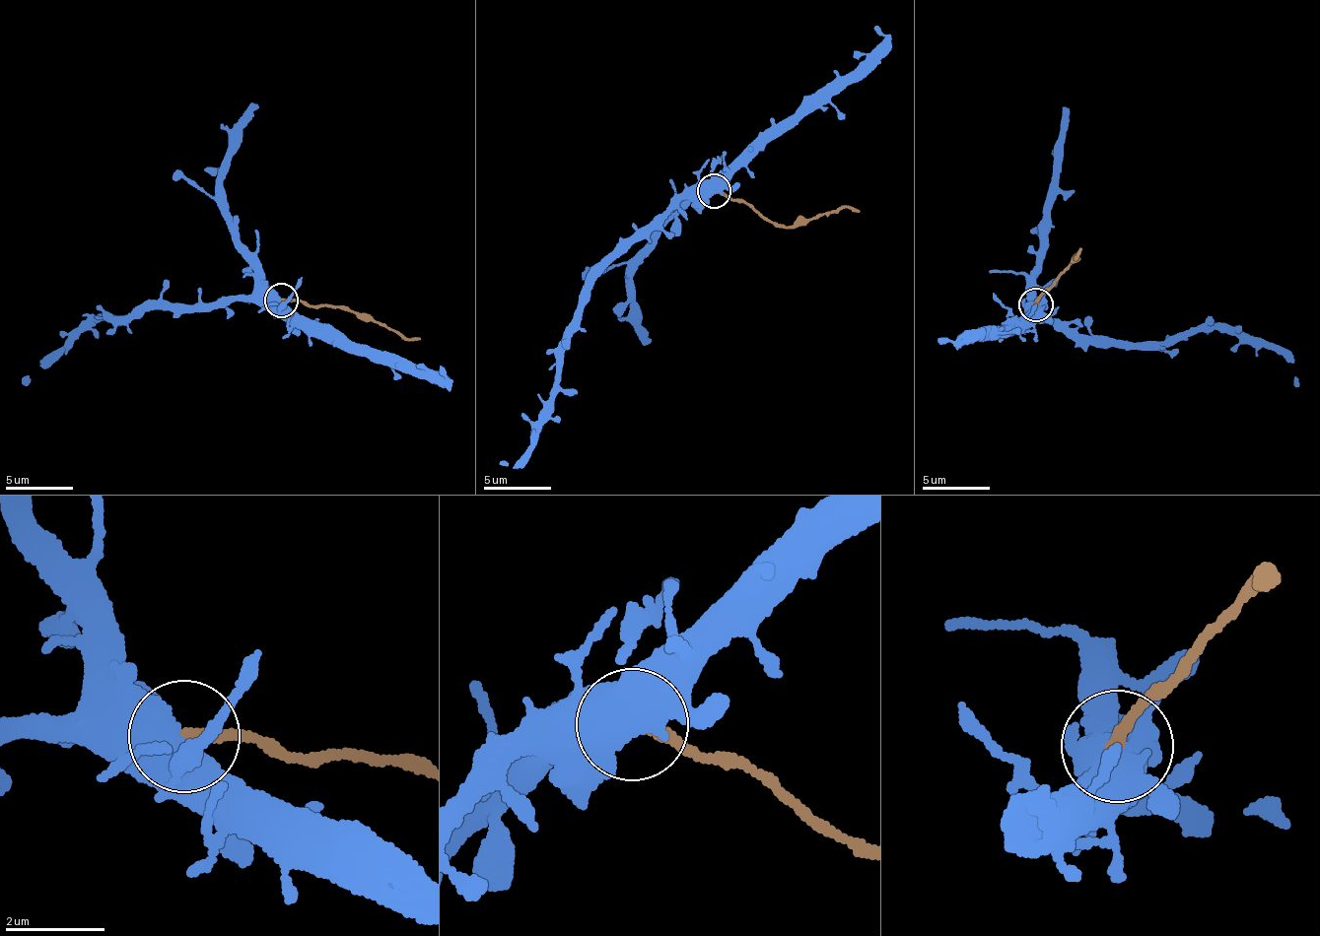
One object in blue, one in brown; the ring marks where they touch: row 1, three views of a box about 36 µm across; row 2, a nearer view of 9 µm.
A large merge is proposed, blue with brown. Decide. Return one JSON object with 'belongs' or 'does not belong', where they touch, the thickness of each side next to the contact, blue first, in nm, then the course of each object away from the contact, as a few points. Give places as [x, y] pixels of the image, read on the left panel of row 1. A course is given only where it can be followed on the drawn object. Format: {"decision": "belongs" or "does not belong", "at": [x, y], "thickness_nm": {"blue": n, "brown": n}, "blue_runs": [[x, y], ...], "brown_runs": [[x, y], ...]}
{"decision": "does not belong", "at": [281, 300], "thickness_nm": {"blue": 950, "brown": 240}, "blue_runs": [[280, 300], [252, 300], [200, 312], [180, 314], [153, 303], [129, 323], [90, 318], [86, 330], [22, 385]], "brown_runs": [[280, 300], [359, 311], [407, 339], [421, 337]]}

